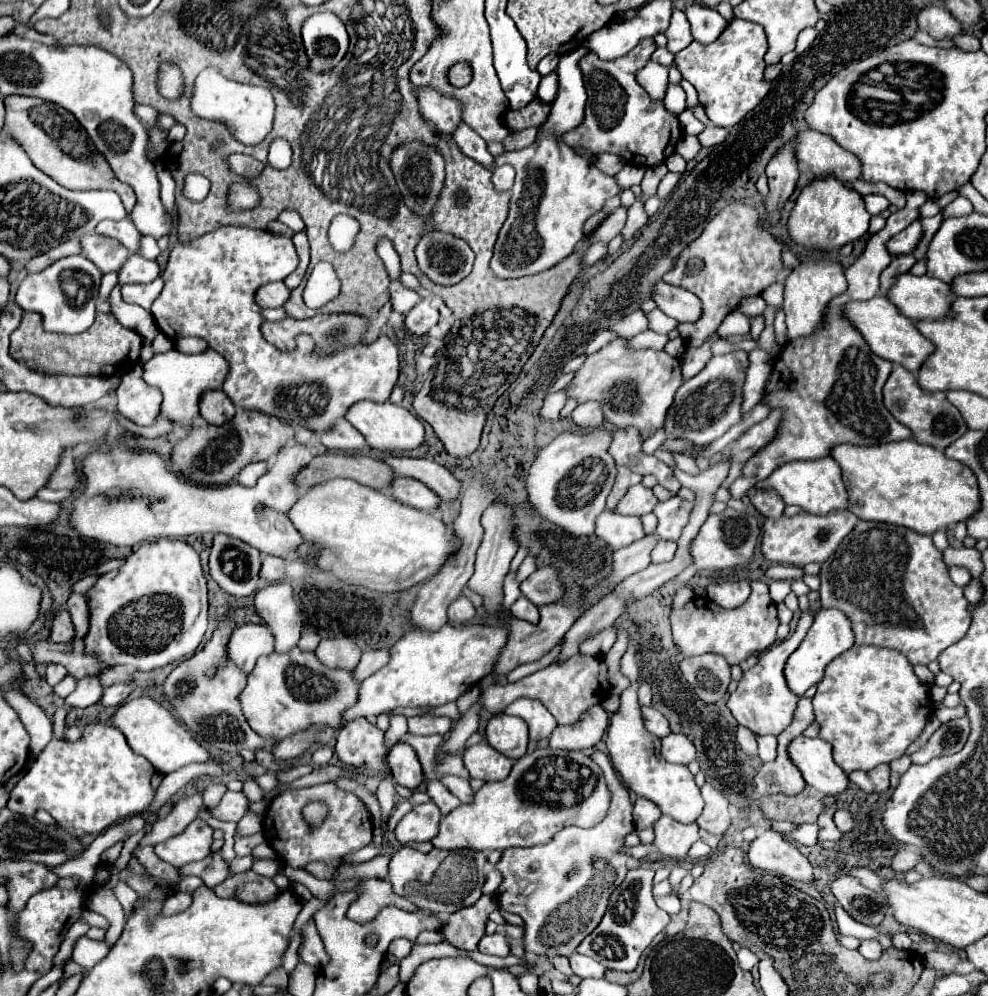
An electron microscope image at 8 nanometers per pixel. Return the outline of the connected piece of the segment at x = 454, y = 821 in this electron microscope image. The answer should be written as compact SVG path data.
M537 748L535 752L519 758L513 764L513 770L505 780L483 784L473 794L471 804L461 804L453 812L443 816L439 822L439 834L431 840L431 844L441 850L469 848L469 850L477 850L477 852L505 850L511 846L531 848L531 846L549 842L553 838L553 834L567 824L581 826L581 828L591 828L591 826L599 824L607 814L609 796L611 794L605 786L601 768L585 752Z

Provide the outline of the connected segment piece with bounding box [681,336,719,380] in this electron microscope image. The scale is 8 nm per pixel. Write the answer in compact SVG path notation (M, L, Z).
M713 336L707 344L703 344L703 346L699 346L699 348L689 348L689 350L683 354L683 358L681 358L681 374L683 374L683 380L689 380L689 378L697 376L697 374L705 368L705 364L707 364L709 358L713 356L713 354L711 354L711 344L713 344L717 338L719 338L719 336Z

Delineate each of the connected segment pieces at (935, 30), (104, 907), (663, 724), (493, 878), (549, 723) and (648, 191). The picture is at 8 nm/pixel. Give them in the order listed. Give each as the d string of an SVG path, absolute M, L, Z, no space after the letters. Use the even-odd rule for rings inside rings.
M927 6L917 14L919 30L931 34L937 40L955 38L963 32L963 24L941 6Z
M103 888L103 890L95 890L89 900L87 900L87 908L105 916L111 924L111 928L107 930L105 934L105 940L107 942L115 942L121 932L123 932L123 926L125 926L125 914L123 914L123 906L117 902L117 898L113 896L113 892L109 888Z
M651 706L641 708L641 712L643 712L643 718L645 718L645 726L647 726L647 730L649 730L651 734L655 734L655 736L659 736L659 738L665 738L667 734L671 734L669 722L667 722L667 718L665 718L661 712L657 712L657 710L651 708Z
M491 870L491 872L487 874L485 884L481 886L481 892L483 892L483 894L495 894L495 890L499 888L499 884L501 884L501 874L499 874L497 870Z
M533 698L515 700L505 708L505 714L523 718L529 726L529 740L535 740L535 742L541 738L549 738L551 730L557 726L551 712L539 700L533 700Z
M659 164L659 166L655 166L655 168L649 168L647 172L645 172L645 178L643 178L643 182L641 182L641 196L639 196L639 202L647 202L653 194L655 194L655 190L657 190L657 186L659 186L659 182L661 182L661 178L667 174L667 166L665 164Z

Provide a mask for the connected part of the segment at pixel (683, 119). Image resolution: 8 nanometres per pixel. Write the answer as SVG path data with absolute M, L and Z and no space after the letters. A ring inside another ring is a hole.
M683 110L678 119L685 135L698 135L705 129L705 125L693 116L691 110Z

